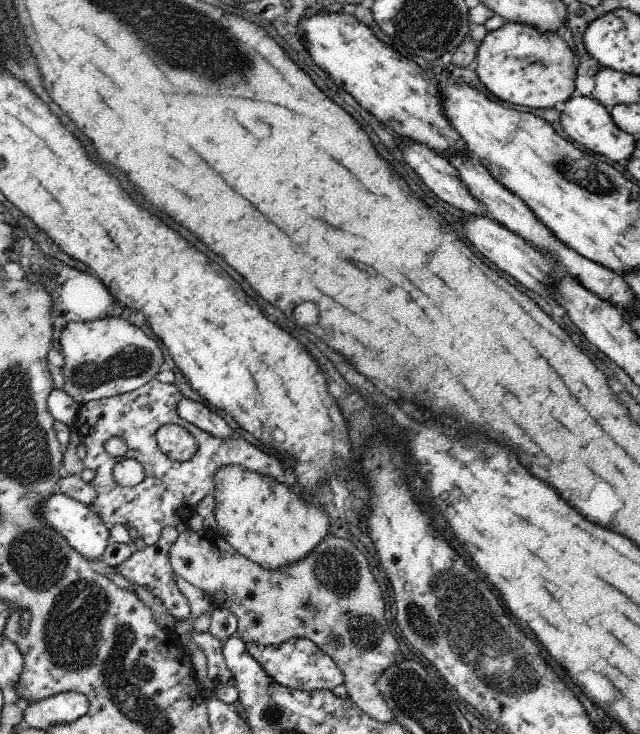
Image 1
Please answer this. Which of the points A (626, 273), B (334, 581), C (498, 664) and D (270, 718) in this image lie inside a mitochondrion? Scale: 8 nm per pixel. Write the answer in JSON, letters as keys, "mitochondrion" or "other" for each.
{"A":"other","B":"mitochondrion","C":"mitochondrion","D":"mitochondrion"}

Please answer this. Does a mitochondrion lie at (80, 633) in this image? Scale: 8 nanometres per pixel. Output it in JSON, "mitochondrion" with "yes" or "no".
{"mitochondrion":"yes"}

